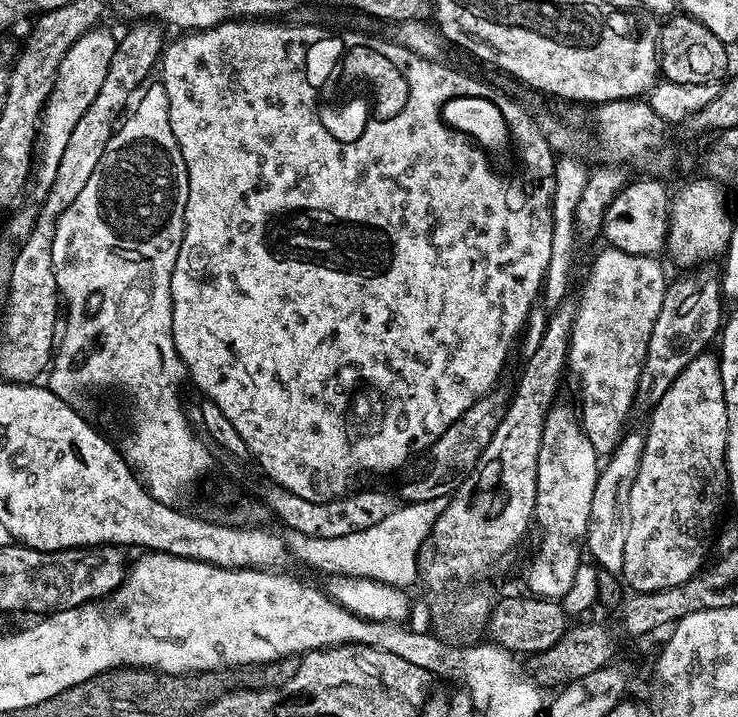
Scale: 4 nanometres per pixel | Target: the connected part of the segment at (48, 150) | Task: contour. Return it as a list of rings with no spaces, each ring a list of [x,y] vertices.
[[[101,26],[93,27],[83,32],[70,46],[54,72],[52,91],[48,94],[48,101],[44,106],[42,119],[38,127],[38,156],[40,152],[40,169],[35,169],[34,178],[44,186],[51,185],[56,177],[58,162],[62,158],[62,150],[66,150],[64,136],[70,138],[68,128],[73,130],[72,120],[78,122],[83,112],[98,95],[98,90],[105,81],[106,72],[110,67],[110,60],[114,56],[117,37],[112,37]]]

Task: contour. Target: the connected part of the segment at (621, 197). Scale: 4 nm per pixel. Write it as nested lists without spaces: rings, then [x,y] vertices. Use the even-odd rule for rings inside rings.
[[[660,178],[628,182],[620,193],[608,205],[604,214],[602,236],[611,247],[626,254],[639,256],[656,256],[663,253],[668,238],[668,210],[670,192],[664,189]]]

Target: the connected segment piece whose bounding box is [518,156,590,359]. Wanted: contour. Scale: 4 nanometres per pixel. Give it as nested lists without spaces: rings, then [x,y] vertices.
[[[562,156],[556,160],[555,164],[555,188],[552,191],[552,236],[551,236],[551,254],[550,266],[547,268],[547,274],[544,276],[544,286],[541,289],[541,295],[537,303],[532,306],[528,315],[525,329],[521,335],[518,350],[523,353],[522,356],[528,359],[533,356],[538,349],[544,334],[546,334],[547,324],[551,314],[560,306],[560,302],[569,295],[569,282],[574,264],[574,256],[571,253],[575,237],[575,212],[578,201],[587,184],[589,169],[585,168],[581,159],[574,156]]]

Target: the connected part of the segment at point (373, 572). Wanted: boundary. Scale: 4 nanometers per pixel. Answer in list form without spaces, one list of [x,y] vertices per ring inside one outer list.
[[[435,500],[430,502],[418,502],[417,504],[404,504],[398,506],[388,518],[370,526],[369,529],[347,532],[344,537],[338,538],[316,538],[308,537],[306,534],[289,531],[286,543],[293,561],[301,560],[308,568],[316,572],[324,572],[325,577],[330,576],[357,576],[358,578],[370,578],[383,584],[392,584],[401,590],[408,589],[410,584],[416,584],[418,580],[418,554],[425,538],[430,534],[436,517],[440,515],[441,505]]]

